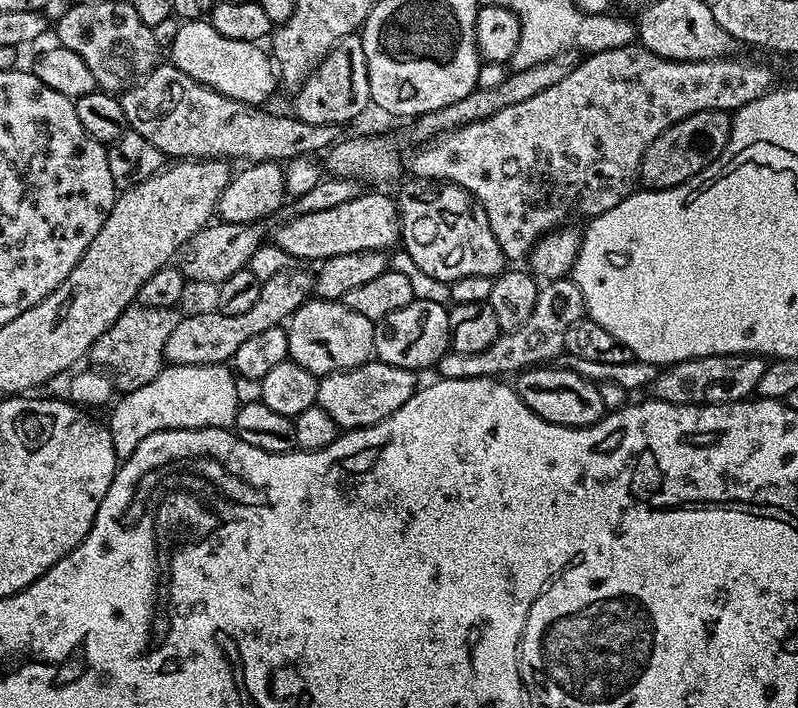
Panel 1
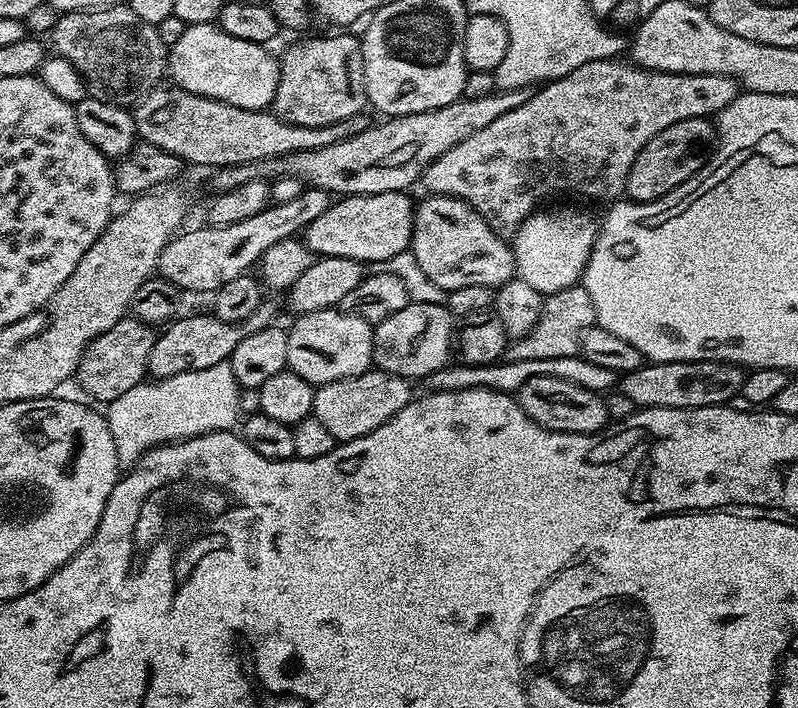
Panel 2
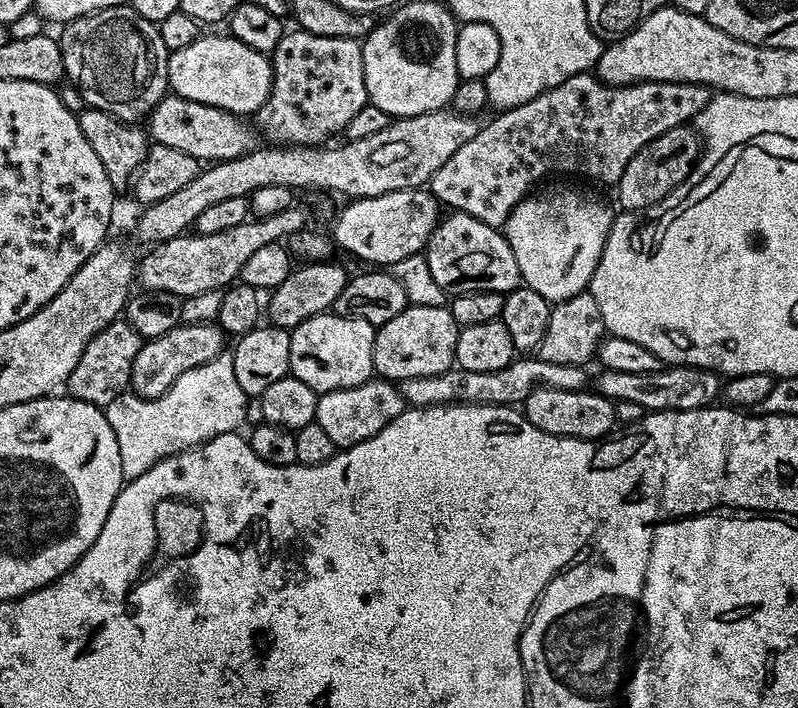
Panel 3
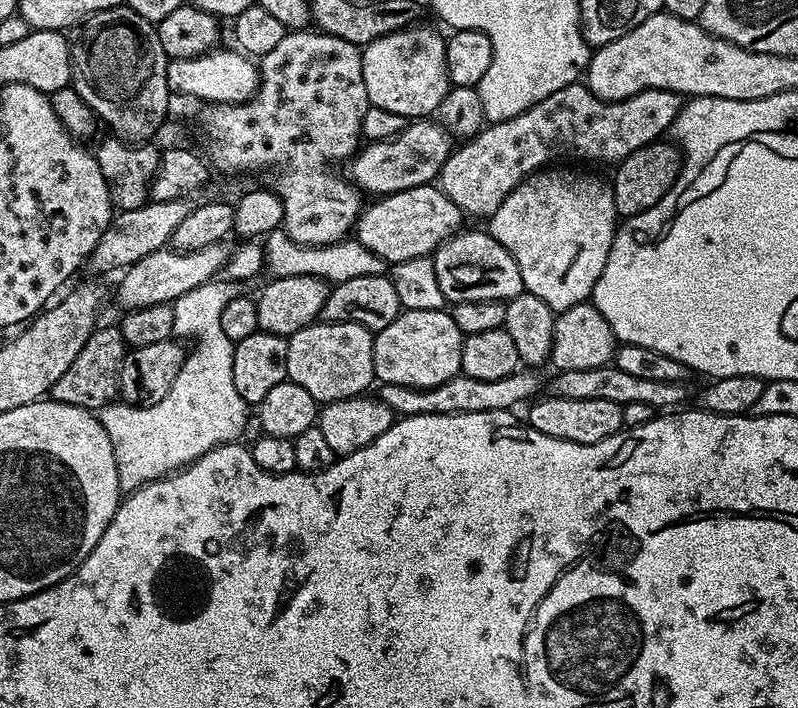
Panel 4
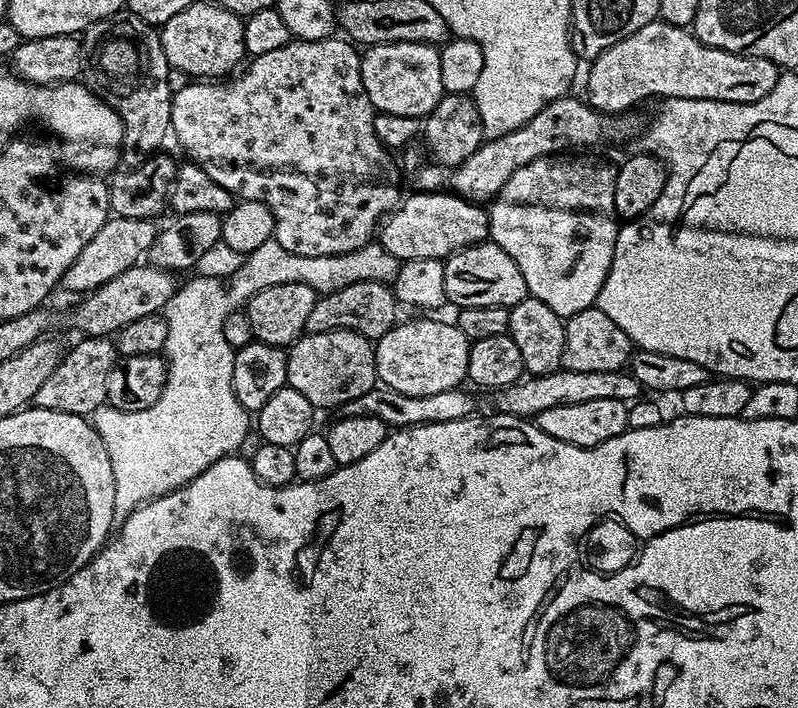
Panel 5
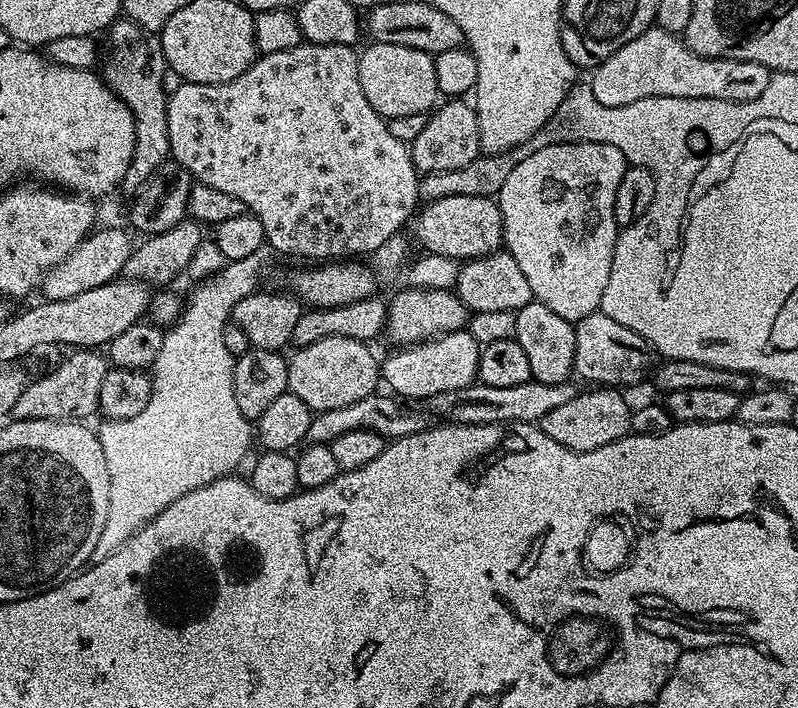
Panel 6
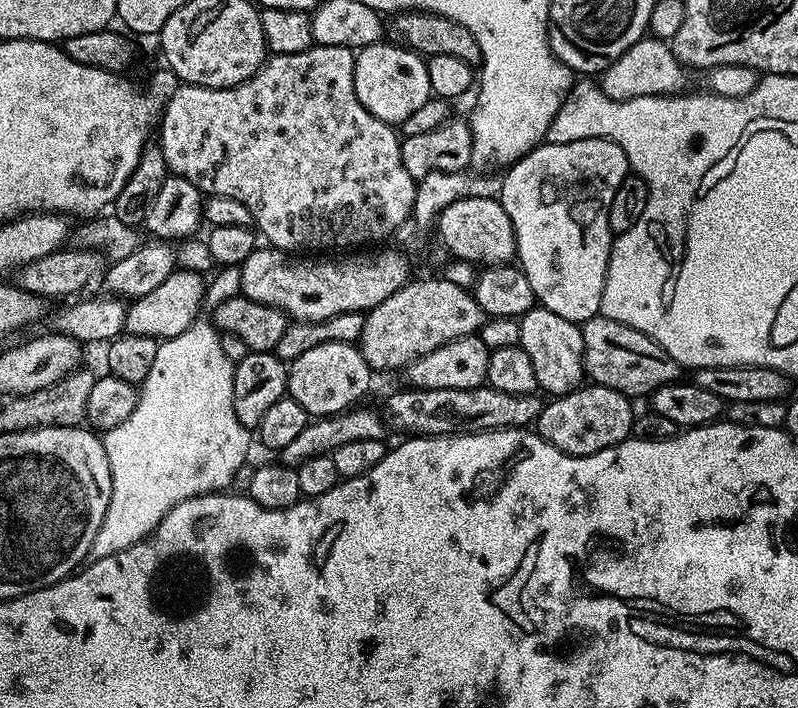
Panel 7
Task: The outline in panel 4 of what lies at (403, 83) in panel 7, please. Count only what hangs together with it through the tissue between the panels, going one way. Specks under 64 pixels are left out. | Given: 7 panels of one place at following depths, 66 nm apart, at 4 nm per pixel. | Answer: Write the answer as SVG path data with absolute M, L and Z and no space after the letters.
M409 26L394 34L386 34L374 42L363 45L362 78L366 82L366 94L369 105L373 108L390 110L394 114L402 114L409 118L428 118L436 111L436 107L446 98L450 87L446 68L446 40L432 28L416 28Z

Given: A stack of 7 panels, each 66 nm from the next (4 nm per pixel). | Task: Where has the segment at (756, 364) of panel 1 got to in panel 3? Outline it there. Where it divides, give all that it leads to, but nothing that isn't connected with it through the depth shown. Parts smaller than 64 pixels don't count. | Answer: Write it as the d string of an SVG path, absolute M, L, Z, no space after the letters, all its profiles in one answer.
M691 364L661 366L659 370L650 374L625 374L609 368L597 371L597 373L597 376L594 376L595 391L615 403L635 402L644 408L645 413L681 412L682 410L707 408L715 405L722 396L721 373L712 372L703 366Z

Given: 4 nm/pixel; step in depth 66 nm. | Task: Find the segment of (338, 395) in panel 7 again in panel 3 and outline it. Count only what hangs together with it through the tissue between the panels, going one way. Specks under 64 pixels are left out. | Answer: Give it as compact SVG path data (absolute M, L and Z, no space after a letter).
M329 310L320 316L306 318L291 329L290 375L298 382L306 382L317 394L330 390L346 390L350 386L362 386L373 379L374 338L377 325L362 318L338 316Z

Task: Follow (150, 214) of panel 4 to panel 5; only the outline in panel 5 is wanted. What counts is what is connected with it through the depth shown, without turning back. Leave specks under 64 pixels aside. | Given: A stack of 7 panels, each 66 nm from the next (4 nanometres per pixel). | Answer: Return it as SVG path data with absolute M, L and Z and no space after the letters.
M112 216L86 242L86 247L78 258L74 258L74 263L70 265L70 270L66 270L62 281L62 288L68 292L80 292L87 294L93 292L98 286L110 282L110 278L118 278L122 270L130 270L134 265L141 263L147 257L150 246L154 242L158 231L158 224L155 219L146 218L122 218L121 216Z

